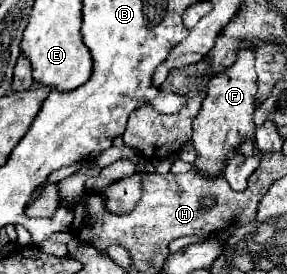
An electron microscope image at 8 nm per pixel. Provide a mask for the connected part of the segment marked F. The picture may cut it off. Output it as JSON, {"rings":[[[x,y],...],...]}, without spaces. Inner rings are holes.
{"rings":[[[254,46],[242,48],[236,62],[214,76],[208,82],[208,98],[202,104],[202,110],[194,118],[194,148],[198,160],[194,166],[204,174],[220,174],[226,154],[240,146],[246,138],[254,138],[254,110],[256,110],[256,72],[254,72]]]}

